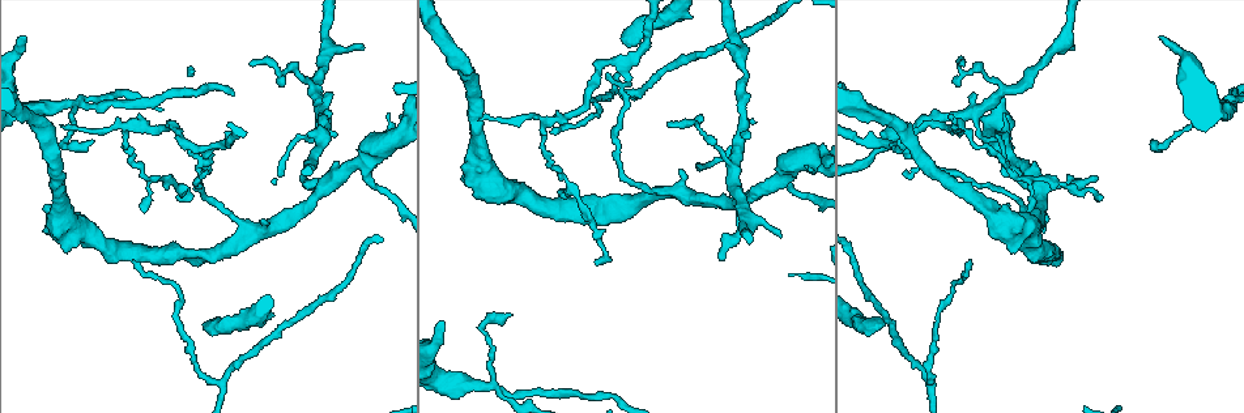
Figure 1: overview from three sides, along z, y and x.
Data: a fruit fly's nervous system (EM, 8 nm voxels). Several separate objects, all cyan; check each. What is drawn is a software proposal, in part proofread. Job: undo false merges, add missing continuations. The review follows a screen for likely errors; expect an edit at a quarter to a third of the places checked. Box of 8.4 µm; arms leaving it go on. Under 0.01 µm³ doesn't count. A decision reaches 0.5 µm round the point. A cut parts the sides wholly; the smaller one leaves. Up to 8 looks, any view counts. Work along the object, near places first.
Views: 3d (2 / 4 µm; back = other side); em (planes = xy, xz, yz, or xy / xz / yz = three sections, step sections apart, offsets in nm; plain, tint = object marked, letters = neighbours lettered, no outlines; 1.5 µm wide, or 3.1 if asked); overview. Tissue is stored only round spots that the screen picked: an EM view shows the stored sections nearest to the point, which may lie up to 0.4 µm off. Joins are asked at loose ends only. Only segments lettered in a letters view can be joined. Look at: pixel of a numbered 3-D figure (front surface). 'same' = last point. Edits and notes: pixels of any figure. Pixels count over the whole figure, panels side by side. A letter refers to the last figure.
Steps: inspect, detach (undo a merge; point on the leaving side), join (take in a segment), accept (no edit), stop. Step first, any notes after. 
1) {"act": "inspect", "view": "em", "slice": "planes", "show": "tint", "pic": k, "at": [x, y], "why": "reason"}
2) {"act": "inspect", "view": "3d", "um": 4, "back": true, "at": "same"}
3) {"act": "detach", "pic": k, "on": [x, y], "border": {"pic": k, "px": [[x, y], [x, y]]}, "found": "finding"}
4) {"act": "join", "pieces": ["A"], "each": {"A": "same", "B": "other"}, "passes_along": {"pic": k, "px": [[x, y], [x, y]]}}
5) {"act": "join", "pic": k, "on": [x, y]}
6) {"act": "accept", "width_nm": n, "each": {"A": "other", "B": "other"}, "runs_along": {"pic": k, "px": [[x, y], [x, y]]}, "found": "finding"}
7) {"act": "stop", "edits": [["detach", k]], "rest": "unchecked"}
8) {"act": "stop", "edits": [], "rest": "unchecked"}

{"act": "inspect", "view": "em", "slice": "planes", "show": "tint", "pic": 1, "at": [1153, 143], "why": "thin end"}

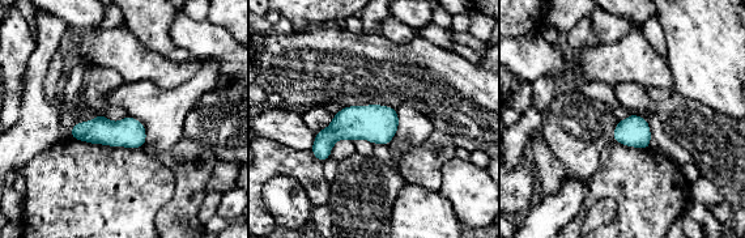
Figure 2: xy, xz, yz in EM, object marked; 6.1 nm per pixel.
{"act": "inspect", "view": "em", "slice": "planes", "show": "letters", "at": "same", "why": "what lies round it"}

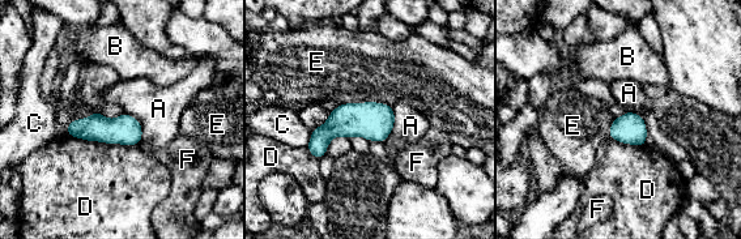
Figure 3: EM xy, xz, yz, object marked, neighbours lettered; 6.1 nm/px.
{"act": "accept", "width_nm": 190, "each": {"A": "other", "B": "other", "C": "other", "D": "other", "E": "other", "F": "other"}, "border": {"pic": 3, "px": [[341, 102], [384, 102], [392, 107]]}, "found": "no lettered segment goes on from it"}

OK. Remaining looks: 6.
{"act": "inspect", "view": "3d", "um": 4, "pic": 1, "at": [60, 127], "why": "branch stops here"}

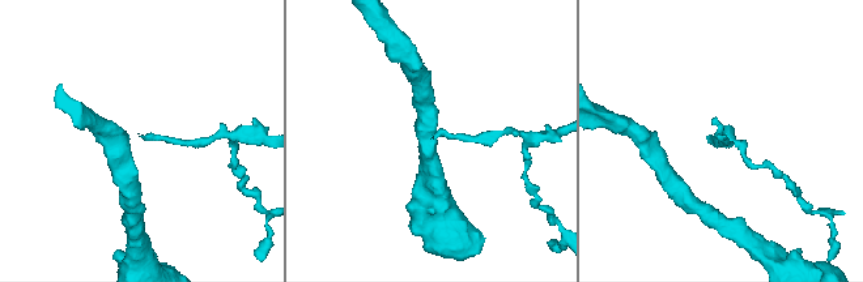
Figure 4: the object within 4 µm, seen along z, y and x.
{"act": "inspect", "view": "em", "slice": "yz", "step": 8, "show": "tint", "pic": 4, "at": [433, 136], "why": "now the EM"}

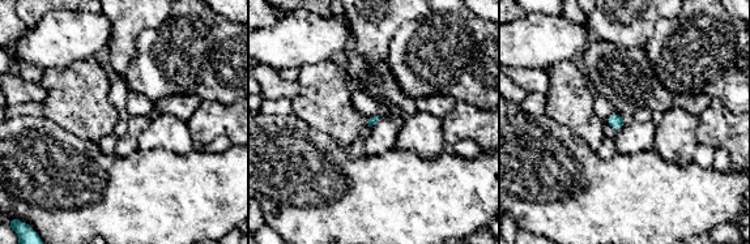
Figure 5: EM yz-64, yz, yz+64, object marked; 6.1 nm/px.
{"act": "inspect", "view": "em", "slice": "planes", "show": "letters", "at": "same", "why": "another direction"}

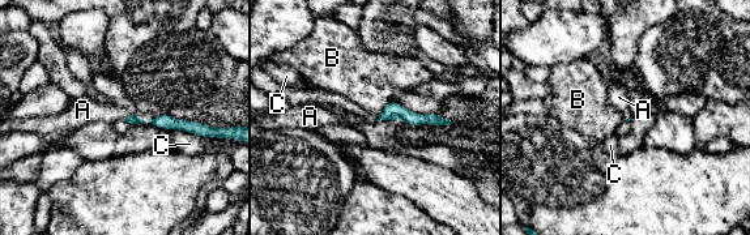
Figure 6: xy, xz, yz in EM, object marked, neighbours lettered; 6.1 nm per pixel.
{"act": "join", "pic": 6, "on": [119, 106], "longest_contact_nm": ["C", 240], "each": {"A": "same", "B": "other", "C": "other"}, "passes_along": {"pic": 6, "px": [[165, 122], [128, 116], [119, 106]]}, "found": "the neuron continues"}

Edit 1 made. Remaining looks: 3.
{"act": "inspect", "view": "em", "slice": "planes", "show": "tint", "pic": 1, "at": [623, 68], "why": "three arms meet"}

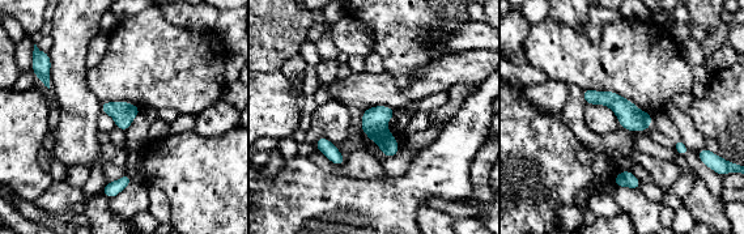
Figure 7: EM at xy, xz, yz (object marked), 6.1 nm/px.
{"act": "inspect", "view": "em", "slice": "planes", "show": "letters", "at": "same", "why": "what lies round it"}

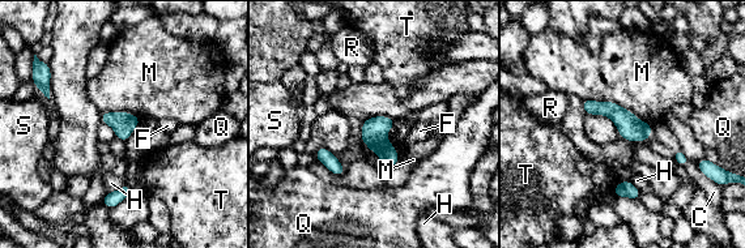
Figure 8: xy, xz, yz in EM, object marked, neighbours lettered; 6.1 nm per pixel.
{"act": "detach", "pic": 8, "on": [374, 129], "width_nm": 140, "each": {"C": "other", "F": "other", "H": "other", "M": "other", "Q": "other", "R": "other", "S": "other", "T": "other"}, "border": {"pic": 8, "px": [[386, 139], [369, 148]]}, "found": "a second neuron is stuck on"}

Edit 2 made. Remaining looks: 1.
{"act": "stop", "edits": [["join", 6], ["detach", 8]], "rest": "unchecked"}

